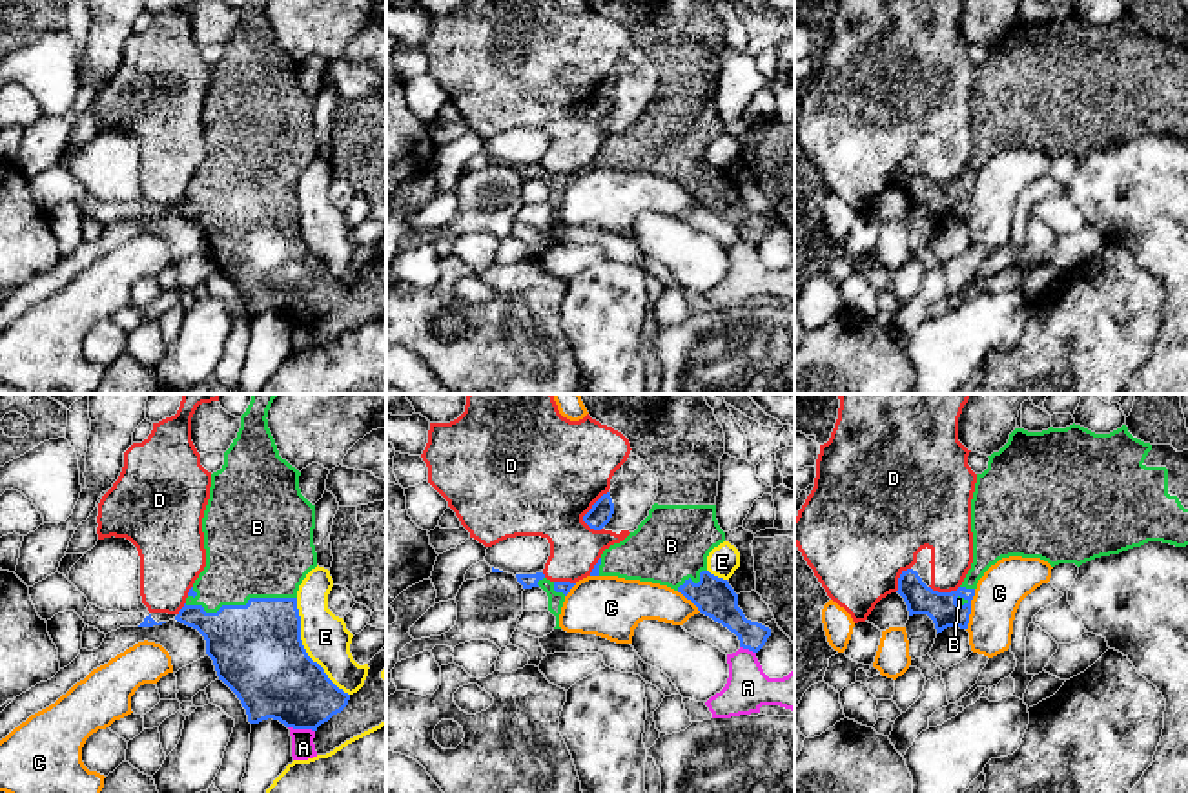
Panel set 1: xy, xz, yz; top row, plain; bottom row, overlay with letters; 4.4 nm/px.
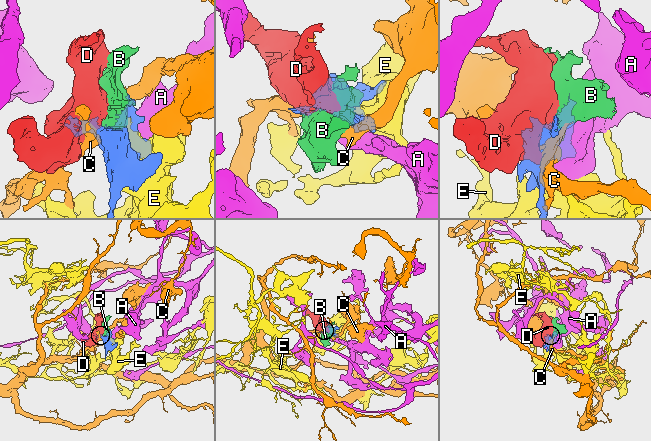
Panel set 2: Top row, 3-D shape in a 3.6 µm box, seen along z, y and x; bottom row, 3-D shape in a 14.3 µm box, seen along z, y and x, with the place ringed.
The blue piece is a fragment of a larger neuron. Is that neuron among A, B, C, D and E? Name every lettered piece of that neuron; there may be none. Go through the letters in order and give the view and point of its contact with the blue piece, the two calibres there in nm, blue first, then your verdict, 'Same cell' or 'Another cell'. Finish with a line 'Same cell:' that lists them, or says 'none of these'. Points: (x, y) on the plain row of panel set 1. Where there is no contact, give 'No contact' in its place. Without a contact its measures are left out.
A: Touches blue at xy (301, 319). Thickness 360 nm (blue) against 110 nm. Another cell
B: Touches blue at xy (239, 197). Thickness 400 nm (blue) against 420 nm. Same cell
C: Touches blue at yz (970, 201). Thickness 140 nm (blue) against 200 nm. Another cell
D: Touches blue at xz (589, 102). Thickness 100 nm (blue) against 500 nm. Another cell
E: Touches blue at xy (303, 239). Thickness 400 nm (blue) against 200 nm. Another cell
Same cell: B

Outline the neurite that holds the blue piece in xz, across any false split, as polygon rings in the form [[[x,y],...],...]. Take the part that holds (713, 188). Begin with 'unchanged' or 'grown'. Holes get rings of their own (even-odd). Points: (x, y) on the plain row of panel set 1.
grown; [[[654,95],[634,124],[603,142],[590,168],[618,168],[667,177],[691,191],[702,206],[734,224],[740,239],[758,244],[771,228],[771,221],[747,211],[729,173],[707,162],[709,144],[723,133],[725,124],[718,117],[716,97]]]

